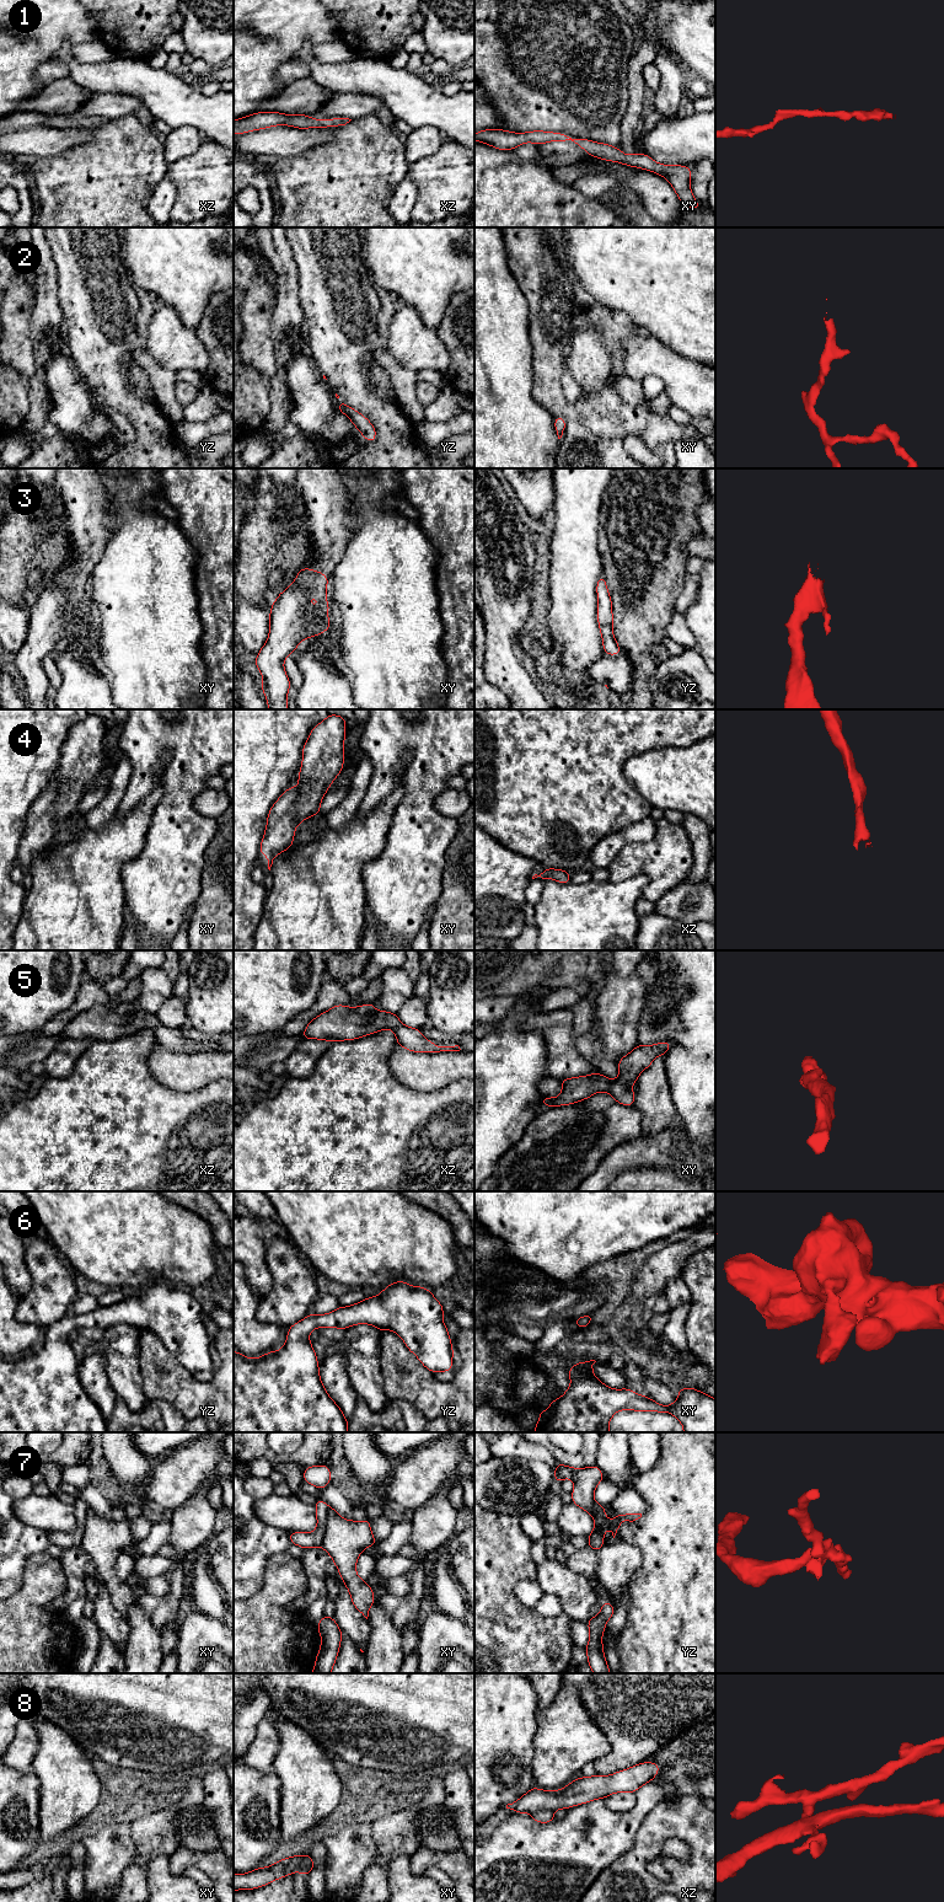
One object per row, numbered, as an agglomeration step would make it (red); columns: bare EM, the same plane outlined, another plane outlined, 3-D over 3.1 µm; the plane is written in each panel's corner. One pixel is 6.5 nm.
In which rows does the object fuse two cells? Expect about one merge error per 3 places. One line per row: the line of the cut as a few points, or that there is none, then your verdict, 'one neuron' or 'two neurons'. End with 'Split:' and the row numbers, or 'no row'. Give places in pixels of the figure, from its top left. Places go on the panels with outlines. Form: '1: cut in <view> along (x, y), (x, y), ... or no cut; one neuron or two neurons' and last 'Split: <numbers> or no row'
1: no cut; one neuron
2: no cut; one neuron
3: no cut; one neuron
4: no cut; one neuron
5: no cut; one neuron
6: no cut; one neuron
7: cut in xy along (330, 1507), (321, 1546); two neurons
8: cut in xy along (295, 1869), (301, 1863), (306, 1863), (310, 1871); two neurons
Split: 7, 8

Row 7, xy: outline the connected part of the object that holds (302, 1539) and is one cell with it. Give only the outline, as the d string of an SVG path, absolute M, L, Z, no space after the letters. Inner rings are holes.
M316 1499L316 1518L317 1527L313 1532L291 1532L289 1539L291 1544L299 1545L304 1549L322 1547L322 1539L328 1521L329 1506L322 1500Z

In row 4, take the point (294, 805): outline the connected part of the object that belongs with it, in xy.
M328 714L315 725L302 748L302 764L297 781L300 787L288 788L268 813L259 853L268 858L268 869L274 858L291 847L296 826L312 815L322 814L320 804L343 771L345 718Z

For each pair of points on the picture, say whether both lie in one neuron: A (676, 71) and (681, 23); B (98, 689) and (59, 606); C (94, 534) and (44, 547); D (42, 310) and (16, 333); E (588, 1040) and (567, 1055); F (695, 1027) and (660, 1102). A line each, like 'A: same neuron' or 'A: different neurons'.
A: different neurons
B: different neurons
C: different neurons
D: different neurons
E: different neurons
F: different neurons

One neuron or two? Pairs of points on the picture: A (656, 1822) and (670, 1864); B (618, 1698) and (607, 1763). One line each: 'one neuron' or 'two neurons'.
A: one neuron
B: one neuron

